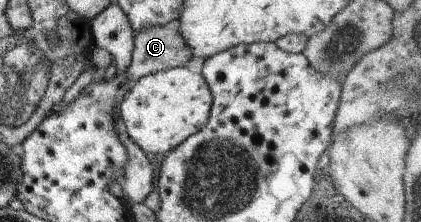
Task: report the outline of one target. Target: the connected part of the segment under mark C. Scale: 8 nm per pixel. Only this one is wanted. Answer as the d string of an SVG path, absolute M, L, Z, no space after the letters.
M177 21L162 26L146 26L133 33L131 61L124 78L131 87L144 75L185 67L191 59L192 52L178 32Z

